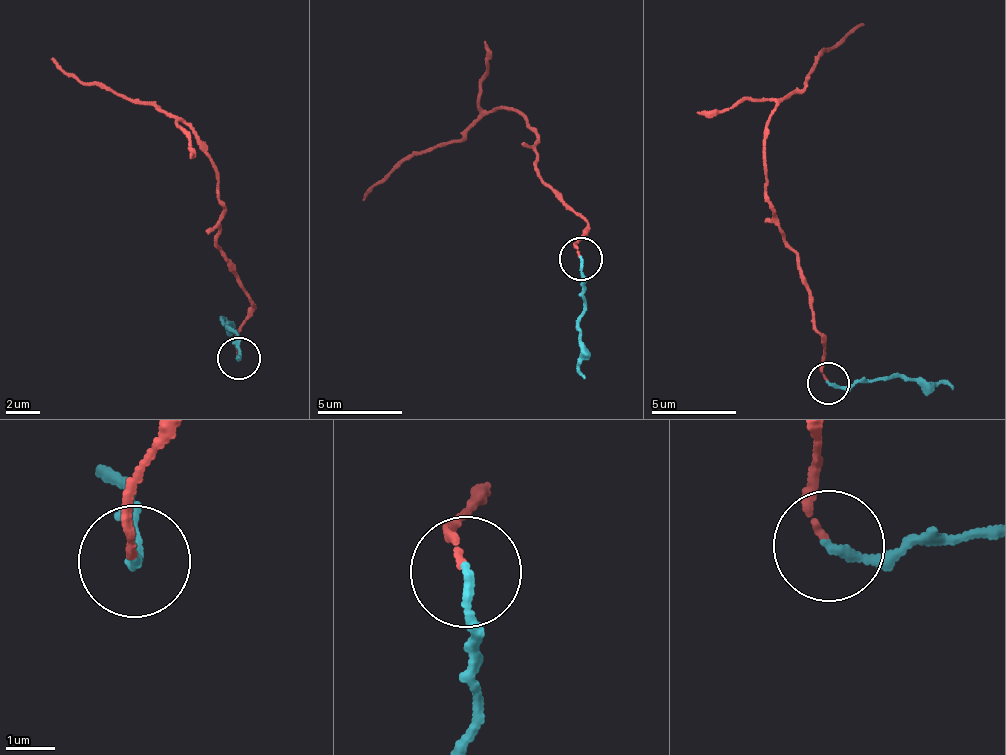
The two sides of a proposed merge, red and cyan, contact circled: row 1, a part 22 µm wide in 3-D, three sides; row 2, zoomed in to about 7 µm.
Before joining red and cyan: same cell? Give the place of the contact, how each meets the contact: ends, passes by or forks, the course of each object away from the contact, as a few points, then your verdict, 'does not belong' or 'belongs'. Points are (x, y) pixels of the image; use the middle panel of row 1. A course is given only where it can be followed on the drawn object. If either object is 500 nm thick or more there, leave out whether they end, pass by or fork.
place (581, 258); red ends; cyan ends; course red (579, 258), (575, 241), (585, 223), (538, 172), (527, 118), (511, 107), (457, 141), (414, 151), (362, 200); course cyan (580, 260), (584, 281), (579, 332), (585, 378); belongs

